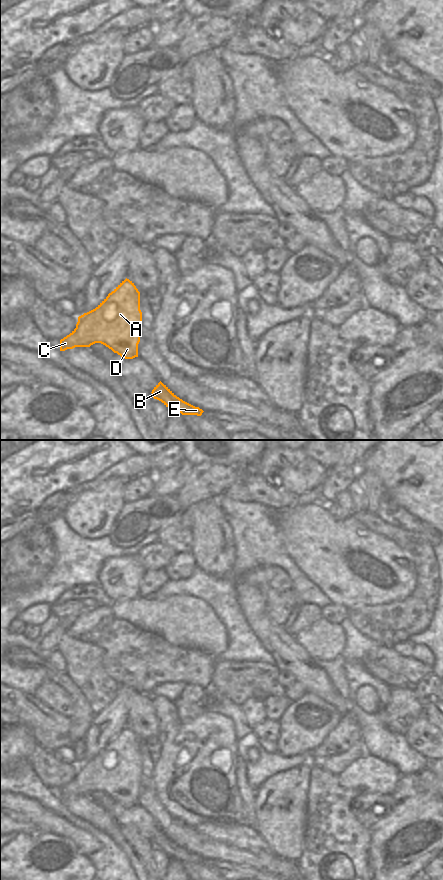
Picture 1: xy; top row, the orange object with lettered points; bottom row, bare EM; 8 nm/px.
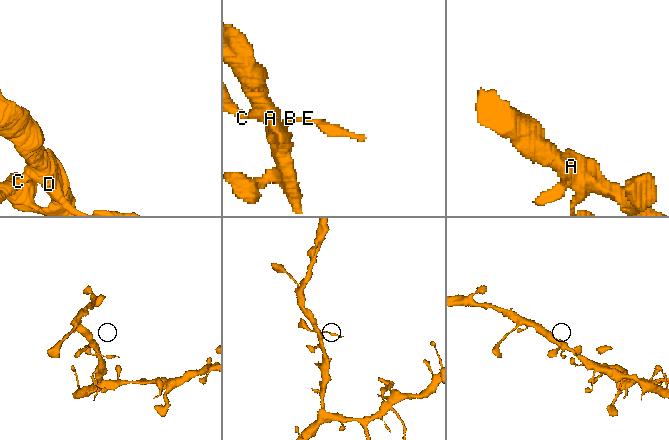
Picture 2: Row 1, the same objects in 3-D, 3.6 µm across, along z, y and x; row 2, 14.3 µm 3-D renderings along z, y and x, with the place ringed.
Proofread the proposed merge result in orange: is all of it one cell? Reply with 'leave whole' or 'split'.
leave whole

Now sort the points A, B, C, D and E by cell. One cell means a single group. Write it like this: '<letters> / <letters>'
A B C D E

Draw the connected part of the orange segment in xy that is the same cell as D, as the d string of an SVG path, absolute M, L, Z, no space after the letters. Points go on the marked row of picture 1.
M126 278L95 309L78 317L76 328L60 340L60 351L101 343L121 357L133 359L138 357L141 326L140 292Z

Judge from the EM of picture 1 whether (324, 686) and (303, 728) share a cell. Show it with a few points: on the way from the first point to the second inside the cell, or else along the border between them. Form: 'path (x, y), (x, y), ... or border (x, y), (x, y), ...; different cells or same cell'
border (306, 692), (316, 694), (338, 710); different cells

